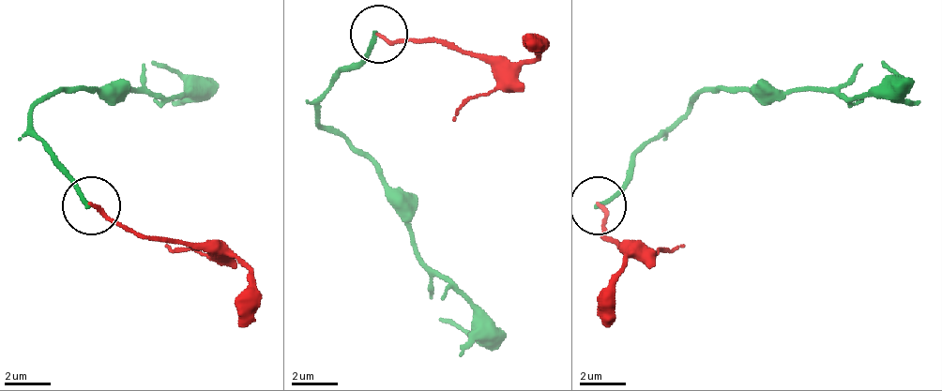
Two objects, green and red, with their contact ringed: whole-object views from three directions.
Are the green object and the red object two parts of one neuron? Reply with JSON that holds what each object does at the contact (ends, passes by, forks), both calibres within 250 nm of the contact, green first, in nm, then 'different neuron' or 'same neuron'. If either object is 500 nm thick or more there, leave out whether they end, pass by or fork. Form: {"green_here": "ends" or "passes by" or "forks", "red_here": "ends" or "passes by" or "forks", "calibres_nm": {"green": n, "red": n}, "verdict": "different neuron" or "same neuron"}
{"green_here": "ends", "red_here": "ends", "calibres_nm": {"green": 180, "red": 150}, "verdict": "different neuron"}

